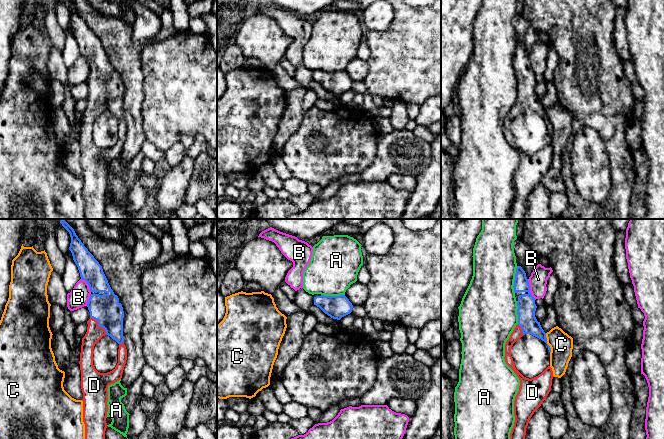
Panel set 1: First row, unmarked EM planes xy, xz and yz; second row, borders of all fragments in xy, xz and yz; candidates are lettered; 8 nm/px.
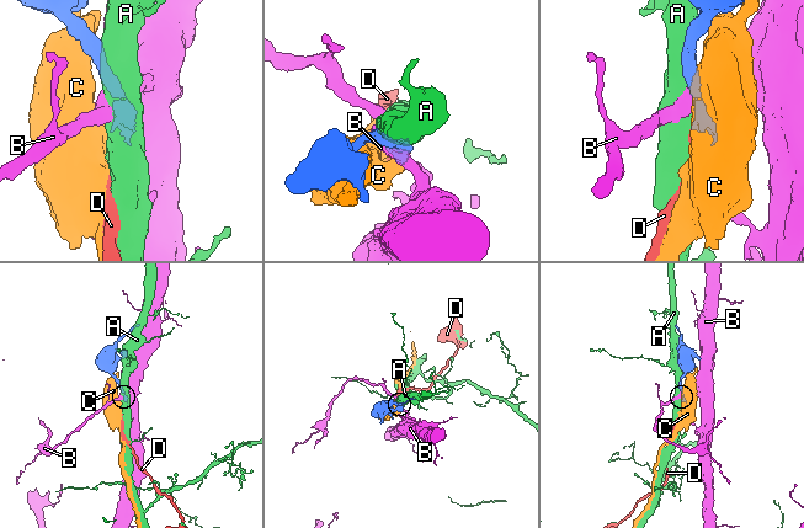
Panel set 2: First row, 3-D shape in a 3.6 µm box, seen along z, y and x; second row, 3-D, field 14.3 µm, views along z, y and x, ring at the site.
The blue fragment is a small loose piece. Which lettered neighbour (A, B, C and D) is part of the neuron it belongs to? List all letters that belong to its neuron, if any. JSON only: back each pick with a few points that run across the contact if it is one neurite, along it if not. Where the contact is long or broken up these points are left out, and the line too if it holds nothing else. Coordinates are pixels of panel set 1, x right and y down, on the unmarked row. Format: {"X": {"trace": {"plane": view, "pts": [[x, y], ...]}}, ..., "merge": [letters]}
{"merge": ["D"]}

